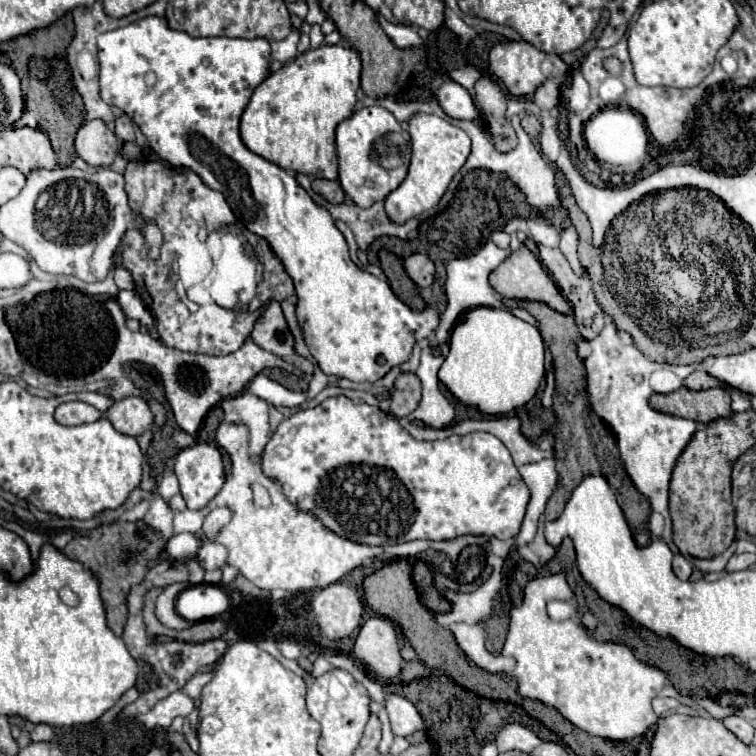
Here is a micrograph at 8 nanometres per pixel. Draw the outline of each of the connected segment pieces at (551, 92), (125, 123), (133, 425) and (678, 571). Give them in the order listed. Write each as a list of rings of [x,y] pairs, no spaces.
[[[546,80],[544,84],[538,86],[534,94],[534,102],[540,110],[552,110],[558,106],[558,96],[560,96],[558,84],[554,80]]]
[[[120,116],[116,120],[116,136],[122,142],[134,142],[134,124],[128,116]]]
[[[126,396],[114,402],[108,408],[106,418],[112,422],[112,426],[118,432],[128,434],[128,436],[140,436],[154,422],[148,402],[140,396]]]
[[[676,554],[676,556],[674,556],[672,568],[674,568],[674,574],[676,574],[680,580],[688,580],[690,574],[692,574],[692,564],[690,564],[682,554]]]

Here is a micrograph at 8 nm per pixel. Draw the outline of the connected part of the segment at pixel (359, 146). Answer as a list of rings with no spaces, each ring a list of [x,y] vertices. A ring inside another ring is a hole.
[[[368,106],[338,124],[336,152],[340,186],[360,208],[370,208],[374,202],[384,200],[404,180],[410,164],[410,134],[388,110]]]

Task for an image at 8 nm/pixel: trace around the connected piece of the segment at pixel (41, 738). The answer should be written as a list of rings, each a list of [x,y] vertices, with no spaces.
[[[38,724],[38,726],[30,732],[30,738],[32,738],[34,742],[48,742],[48,740],[52,740],[52,736],[54,736],[54,732],[52,732],[52,728],[46,726],[46,724]]]

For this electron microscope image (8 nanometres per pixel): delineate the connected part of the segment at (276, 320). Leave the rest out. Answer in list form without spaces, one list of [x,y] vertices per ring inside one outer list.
[[[272,302],[264,310],[260,320],[254,324],[254,330],[250,336],[260,348],[264,348],[264,350],[280,356],[282,360],[294,364],[304,374],[312,374],[312,370],[314,370],[312,362],[304,360],[294,350],[294,336],[286,324],[286,318],[284,318],[278,302]]]

